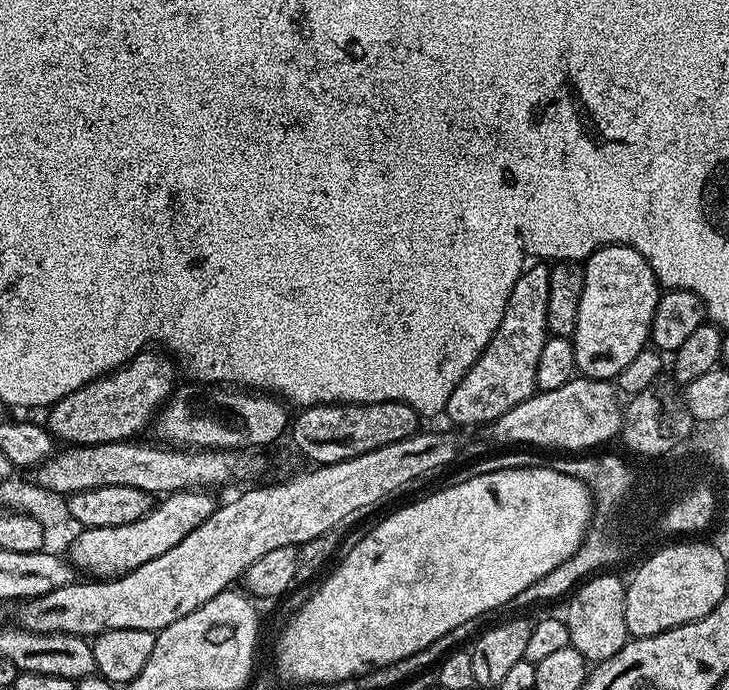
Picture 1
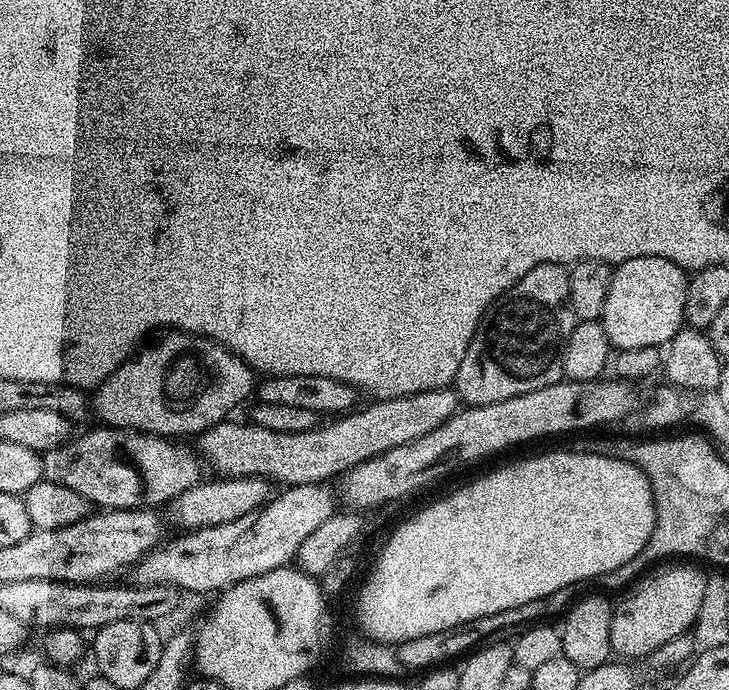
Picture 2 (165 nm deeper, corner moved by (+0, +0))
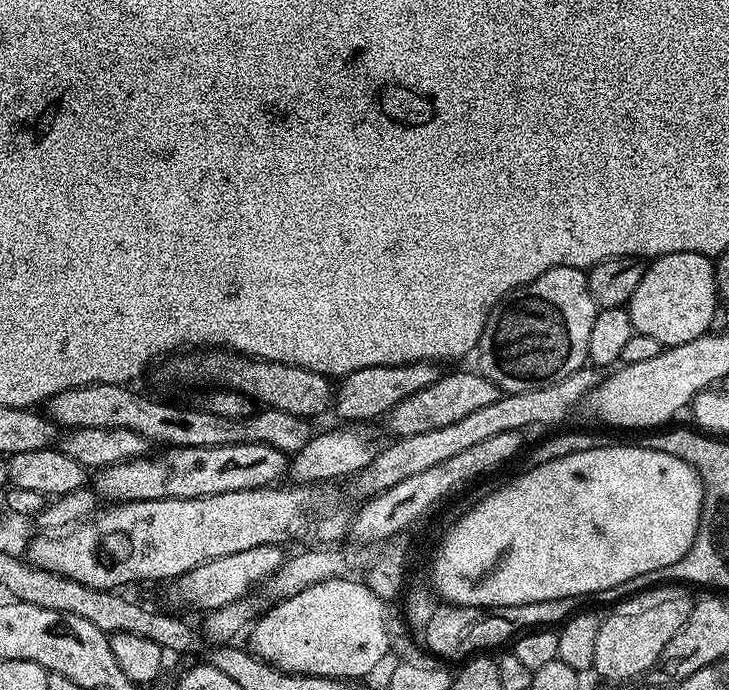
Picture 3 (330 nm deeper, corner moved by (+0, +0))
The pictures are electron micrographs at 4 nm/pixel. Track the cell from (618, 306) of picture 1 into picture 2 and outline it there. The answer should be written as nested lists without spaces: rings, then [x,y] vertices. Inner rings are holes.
[[[657,256],[630,258],[615,265],[610,290],[606,294],[606,306],[599,318],[613,349],[660,348],[671,342],[686,324],[684,311],[689,279],[685,269]]]

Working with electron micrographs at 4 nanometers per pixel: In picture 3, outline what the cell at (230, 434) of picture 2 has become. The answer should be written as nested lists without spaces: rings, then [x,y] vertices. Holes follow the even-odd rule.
[[[445,371],[426,390],[418,390],[418,394],[410,394],[410,398],[402,398],[398,406],[388,411],[386,423],[393,432],[392,436],[413,436],[426,434],[426,430],[439,430],[442,426],[450,426],[453,422],[474,414],[474,410],[482,410],[482,406],[490,406],[490,402],[498,402],[502,395],[500,388],[490,378],[480,375],[479,371],[447,372]]]

